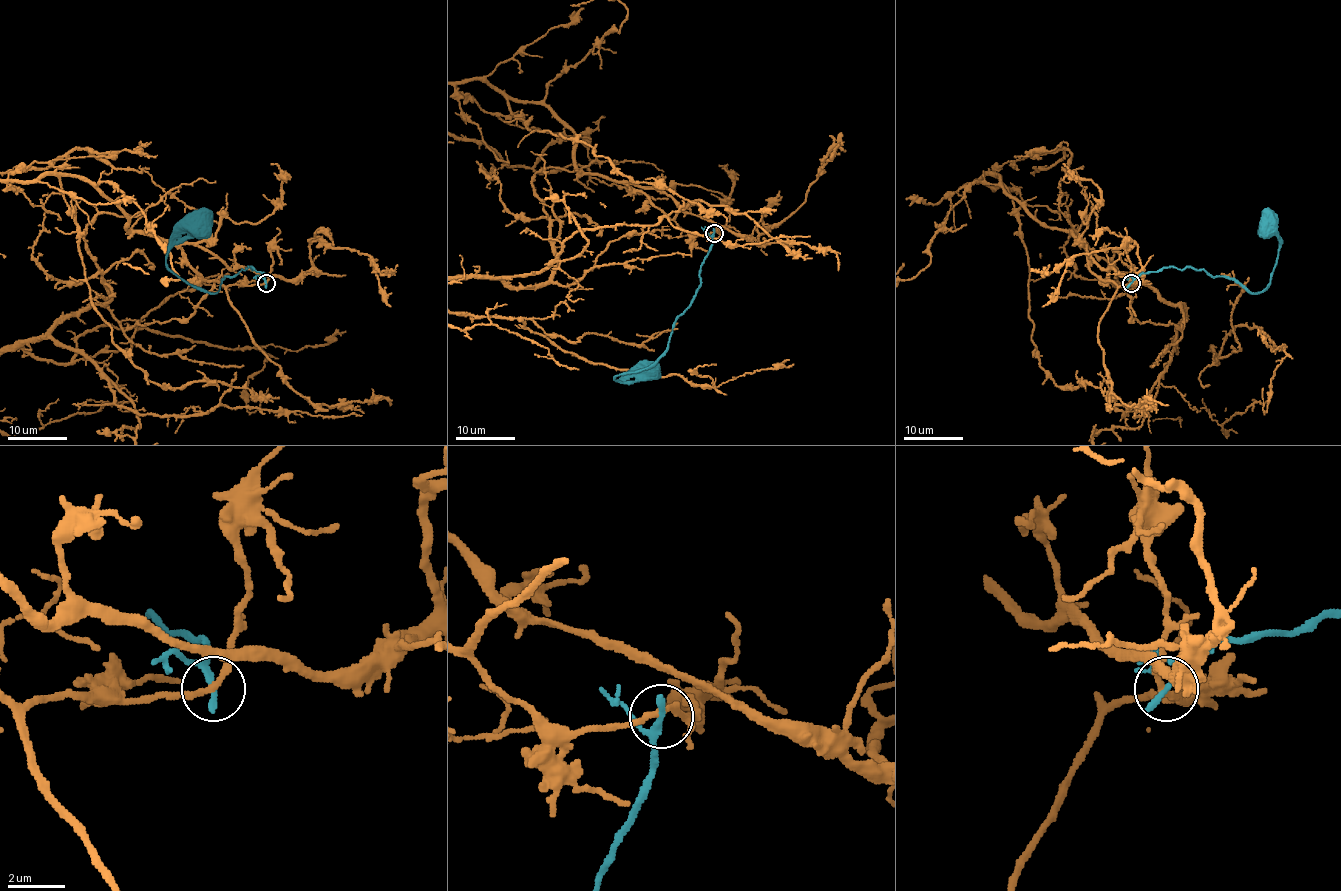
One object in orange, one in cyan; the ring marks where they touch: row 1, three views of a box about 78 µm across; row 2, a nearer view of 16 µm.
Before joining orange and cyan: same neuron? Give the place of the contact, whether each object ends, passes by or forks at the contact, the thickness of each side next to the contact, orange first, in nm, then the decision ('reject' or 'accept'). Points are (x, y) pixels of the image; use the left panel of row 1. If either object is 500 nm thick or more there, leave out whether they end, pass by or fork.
(266, 283) | orange passes by | cyan ends | 200/300 nm | reject

